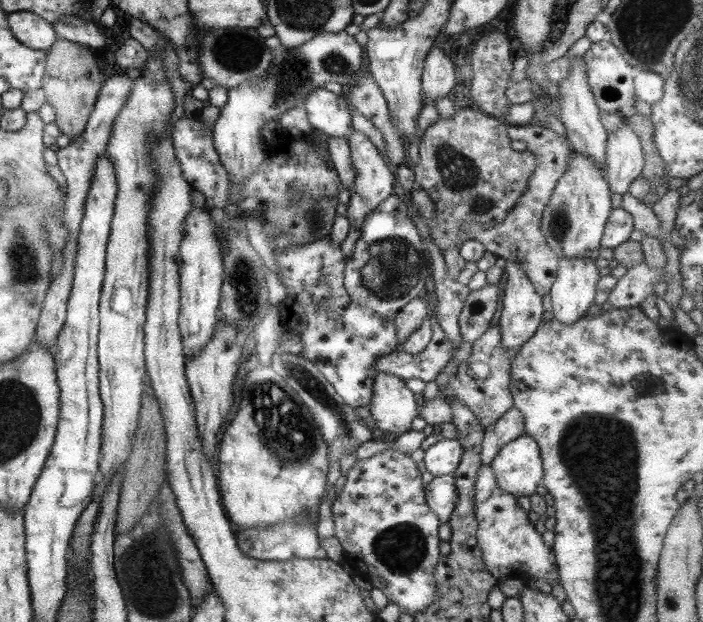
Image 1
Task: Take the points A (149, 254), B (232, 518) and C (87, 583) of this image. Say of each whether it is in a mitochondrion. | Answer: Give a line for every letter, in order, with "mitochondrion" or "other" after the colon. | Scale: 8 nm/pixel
A: other
B: other
C: other

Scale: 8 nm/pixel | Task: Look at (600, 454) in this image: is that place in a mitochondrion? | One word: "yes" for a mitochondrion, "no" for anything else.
yes

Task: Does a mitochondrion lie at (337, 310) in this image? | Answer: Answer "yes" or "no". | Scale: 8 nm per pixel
no

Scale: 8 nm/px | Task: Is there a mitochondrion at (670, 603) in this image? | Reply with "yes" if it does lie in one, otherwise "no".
no

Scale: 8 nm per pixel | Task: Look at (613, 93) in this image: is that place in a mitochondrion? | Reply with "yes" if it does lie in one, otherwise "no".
yes

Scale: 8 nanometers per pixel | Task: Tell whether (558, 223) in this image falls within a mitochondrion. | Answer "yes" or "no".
yes

